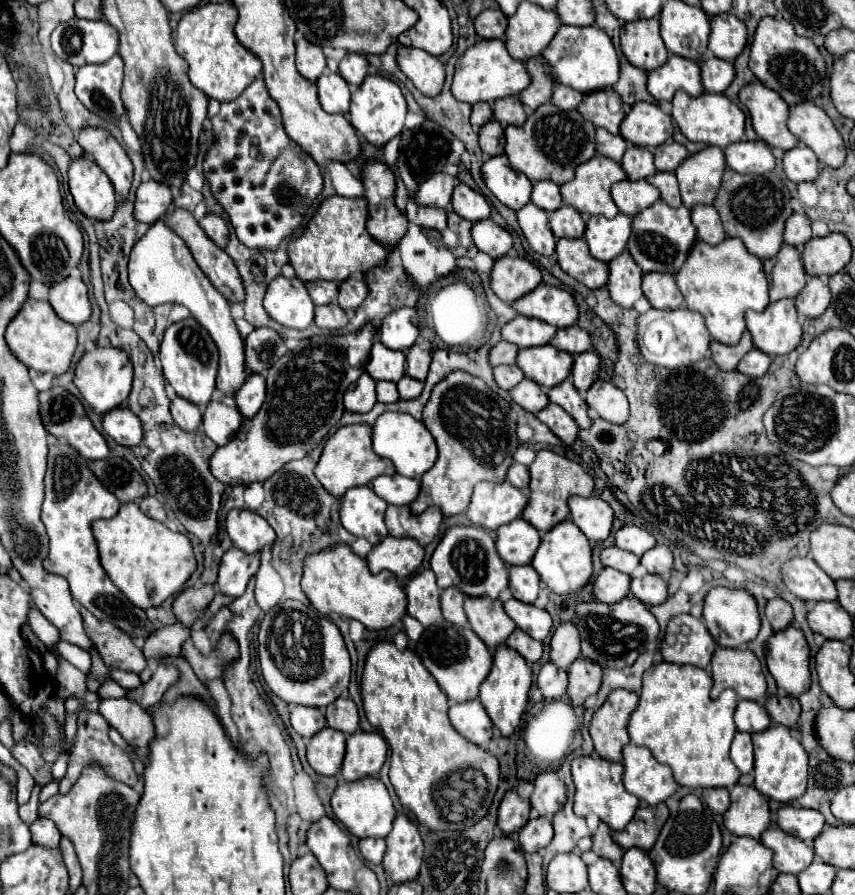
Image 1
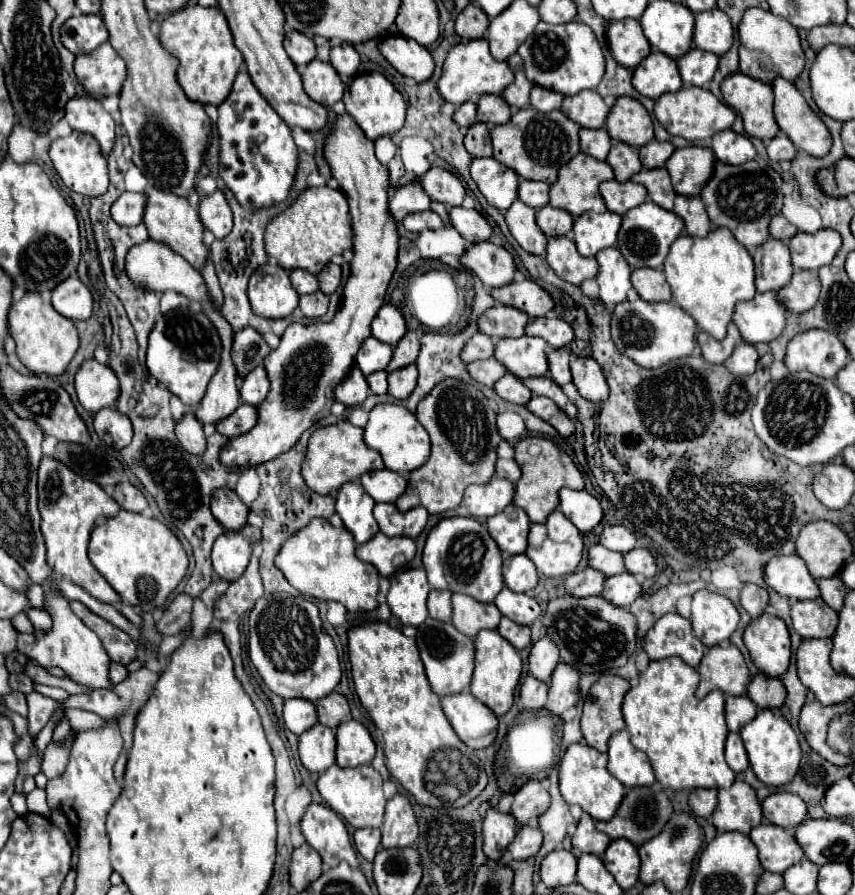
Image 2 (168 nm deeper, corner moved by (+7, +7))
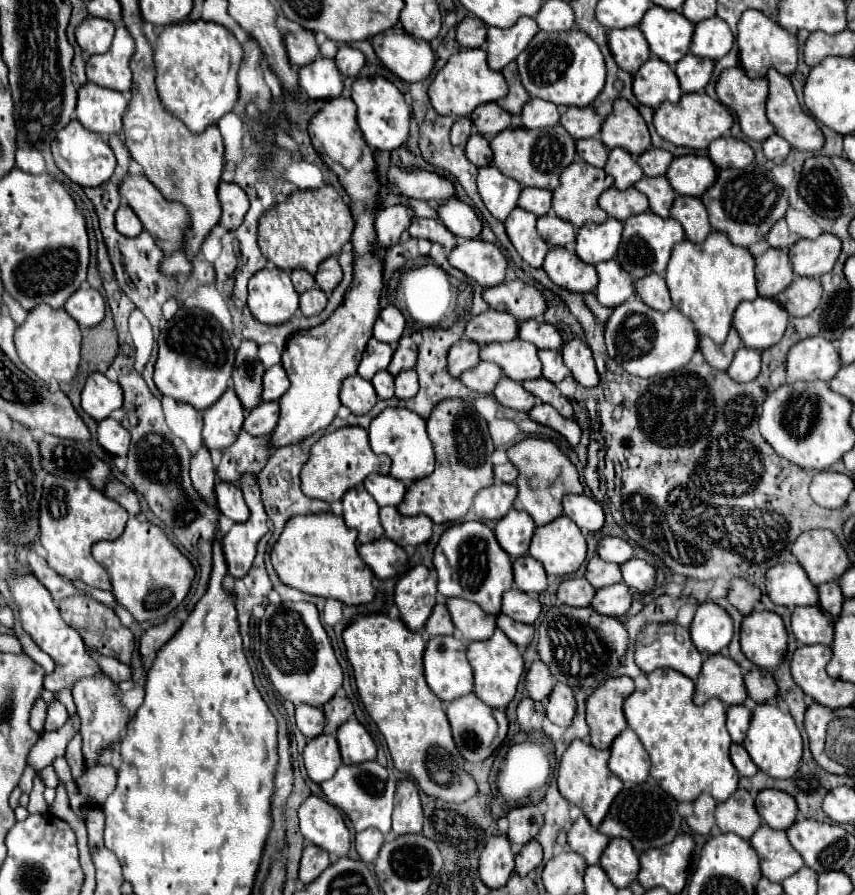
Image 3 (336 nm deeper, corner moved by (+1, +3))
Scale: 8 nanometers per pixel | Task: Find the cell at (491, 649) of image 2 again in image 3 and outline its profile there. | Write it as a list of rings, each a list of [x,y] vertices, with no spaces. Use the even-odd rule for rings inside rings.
[[[497,628],[489,640],[471,642],[467,648],[467,658],[469,658],[469,664],[473,666],[473,674],[475,674],[475,694],[491,708],[505,710],[507,704],[513,700],[519,678],[523,674],[523,658],[521,658],[521,652],[517,650],[517,646]]]

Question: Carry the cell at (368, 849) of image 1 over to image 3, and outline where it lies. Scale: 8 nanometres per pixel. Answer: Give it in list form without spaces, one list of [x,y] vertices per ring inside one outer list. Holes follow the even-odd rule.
[[[369,828],[369,830],[363,830],[363,832],[357,832],[355,836],[355,848],[357,848],[357,854],[363,862],[371,864],[375,862],[375,858],[379,856],[379,850],[385,842],[385,834],[375,830],[375,828]]]

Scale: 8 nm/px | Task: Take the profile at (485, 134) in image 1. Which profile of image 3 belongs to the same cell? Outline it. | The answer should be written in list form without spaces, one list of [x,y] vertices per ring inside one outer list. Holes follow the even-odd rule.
[[[473,132],[467,146],[465,146],[465,152],[467,152],[467,158],[477,166],[487,166],[487,164],[493,164],[493,152],[491,152],[491,146],[487,142],[487,138],[483,138],[483,134],[479,132]]]

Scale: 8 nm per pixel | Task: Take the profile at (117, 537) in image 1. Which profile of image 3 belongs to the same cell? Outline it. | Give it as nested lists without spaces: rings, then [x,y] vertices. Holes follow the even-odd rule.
[[[135,516],[129,518],[125,532],[115,540],[101,540],[93,544],[93,558],[109,572],[113,594],[121,606],[125,606],[135,620],[163,620],[173,608],[187,596],[195,570],[187,556],[165,536],[165,532],[151,524],[141,522]]]

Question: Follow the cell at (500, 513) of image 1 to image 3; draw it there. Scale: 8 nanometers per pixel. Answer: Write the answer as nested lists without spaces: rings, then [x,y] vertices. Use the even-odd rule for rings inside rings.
[[[493,484],[489,488],[483,488],[473,502],[473,510],[479,516],[479,520],[499,520],[503,518],[517,498],[517,488],[513,484]]]

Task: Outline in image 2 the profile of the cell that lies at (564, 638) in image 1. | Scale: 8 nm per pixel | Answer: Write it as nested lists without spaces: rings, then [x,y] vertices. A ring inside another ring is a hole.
[[[541,636],[529,654],[529,674],[533,678],[537,678],[539,682],[549,682],[555,666],[559,664],[557,658],[557,646],[553,646],[553,642],[549,642],[549,638]]]

